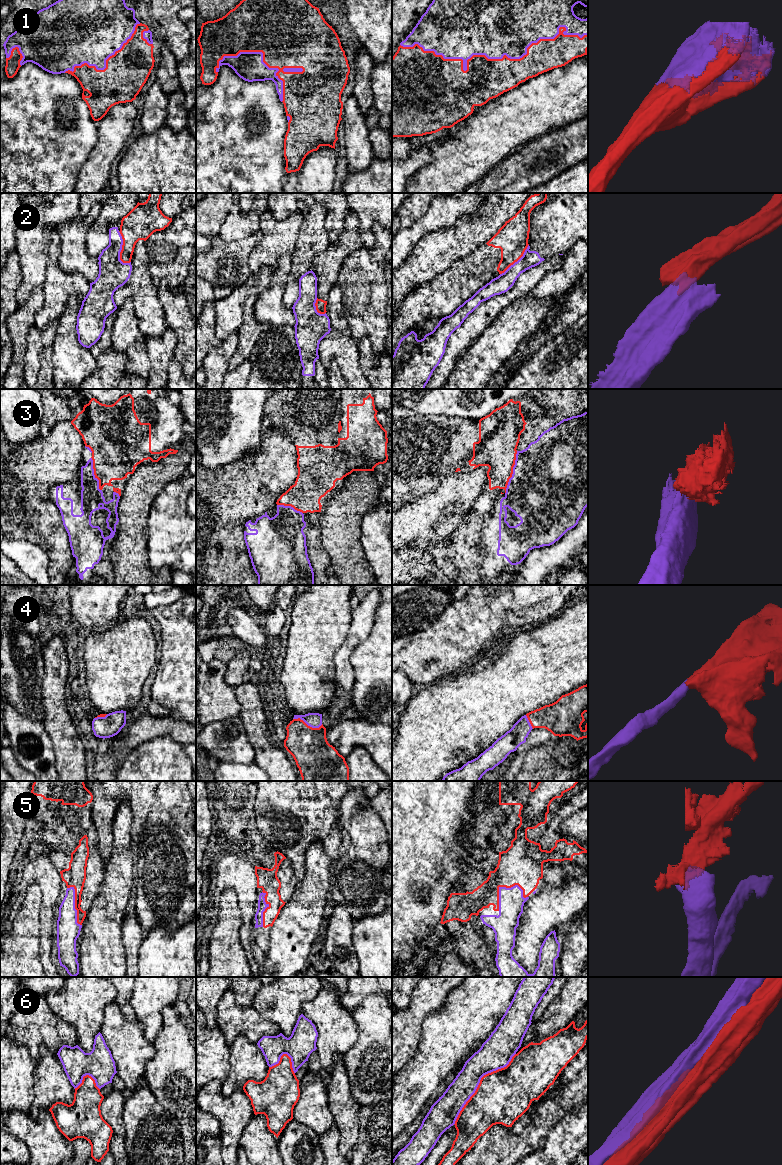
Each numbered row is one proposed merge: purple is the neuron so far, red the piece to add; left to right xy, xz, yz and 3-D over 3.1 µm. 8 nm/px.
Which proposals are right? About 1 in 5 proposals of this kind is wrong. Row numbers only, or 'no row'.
1, 4, 5

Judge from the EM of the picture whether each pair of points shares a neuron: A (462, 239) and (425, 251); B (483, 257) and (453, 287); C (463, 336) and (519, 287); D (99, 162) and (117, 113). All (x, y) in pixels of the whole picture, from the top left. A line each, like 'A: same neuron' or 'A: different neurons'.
A: same neuron
B: same neuron
C: same neuron
D: same neuron

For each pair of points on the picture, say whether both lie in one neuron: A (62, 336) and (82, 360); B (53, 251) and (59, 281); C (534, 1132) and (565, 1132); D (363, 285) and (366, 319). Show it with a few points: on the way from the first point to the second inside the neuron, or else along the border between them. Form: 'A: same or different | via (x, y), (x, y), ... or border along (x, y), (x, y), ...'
A: same | via (66, 342), (76, 354)
B: same | via (53, 258), (54, 274)
C: different | border along (565, 1114), (550, 1131), (545, 1144), (536, 1151)
D: same | via (364, 293), (366, 311)

